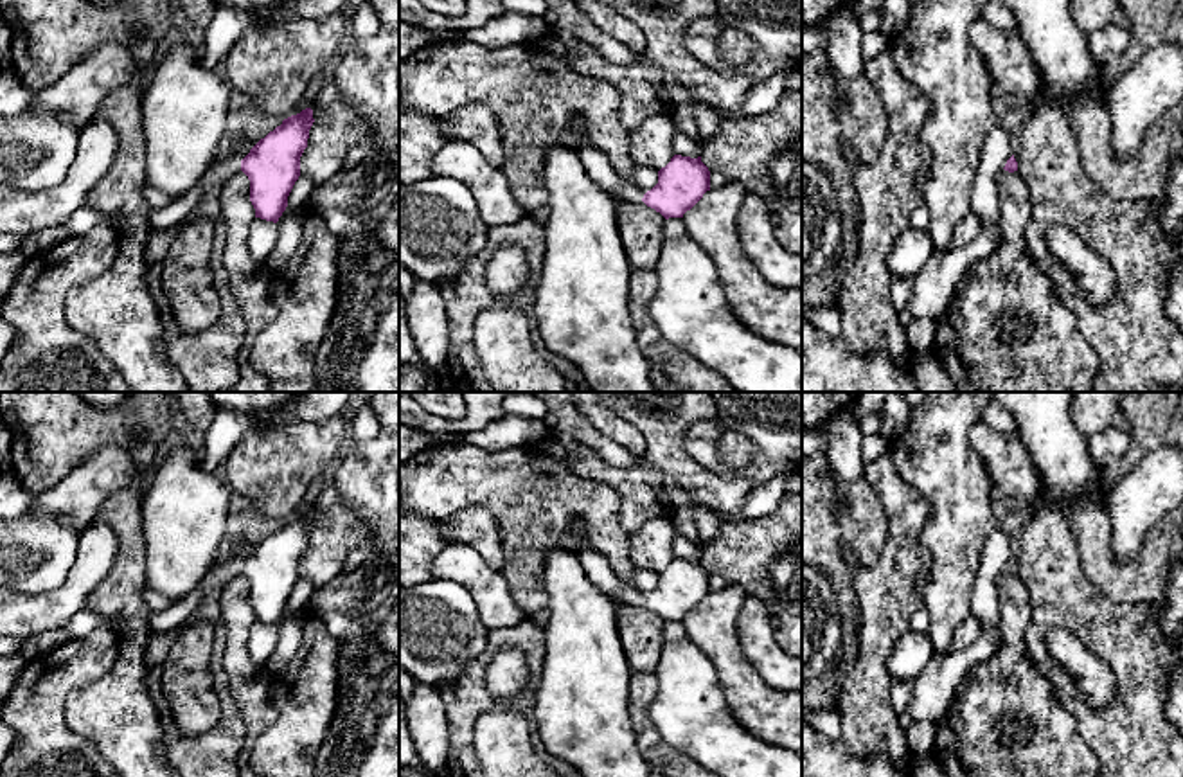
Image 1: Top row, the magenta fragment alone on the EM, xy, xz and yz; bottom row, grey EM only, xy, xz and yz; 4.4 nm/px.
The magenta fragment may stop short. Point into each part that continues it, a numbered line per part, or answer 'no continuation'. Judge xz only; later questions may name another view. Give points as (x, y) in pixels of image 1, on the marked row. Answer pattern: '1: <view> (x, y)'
1: xz (622, 195)

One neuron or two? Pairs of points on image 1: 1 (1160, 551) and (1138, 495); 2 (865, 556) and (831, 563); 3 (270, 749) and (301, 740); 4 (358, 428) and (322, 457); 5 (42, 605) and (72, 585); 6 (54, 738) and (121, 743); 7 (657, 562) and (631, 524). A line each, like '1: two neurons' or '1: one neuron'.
1: two neurons
2: one neuron
3: one neuron
4: two neurons
5: one neuron
6: two neurons
7: two neurons

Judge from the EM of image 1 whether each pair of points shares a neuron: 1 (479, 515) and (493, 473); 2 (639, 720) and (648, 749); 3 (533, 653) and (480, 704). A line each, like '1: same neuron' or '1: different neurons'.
1: different neurons
2: same neuron
3: same neuron

